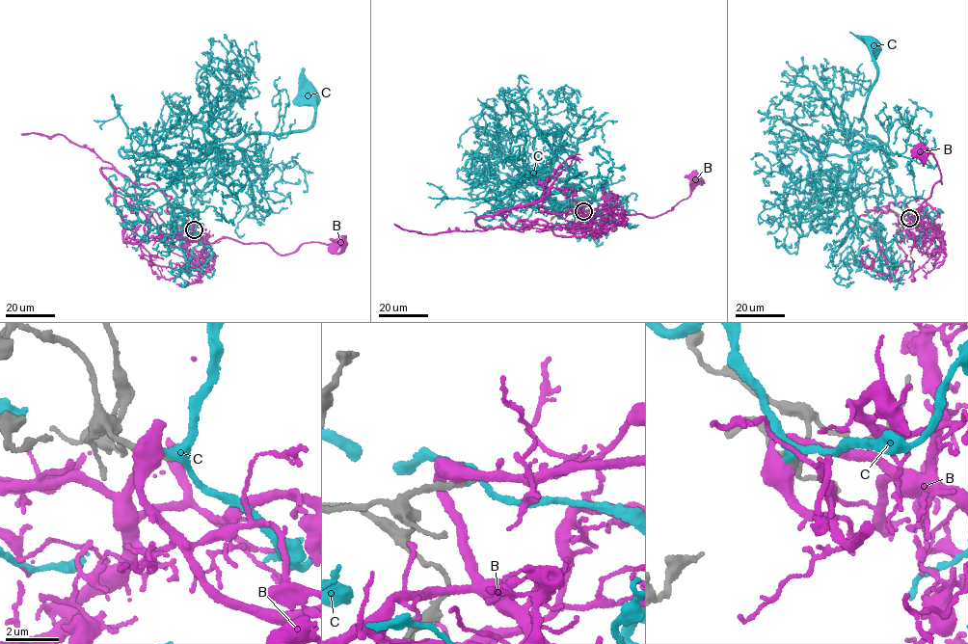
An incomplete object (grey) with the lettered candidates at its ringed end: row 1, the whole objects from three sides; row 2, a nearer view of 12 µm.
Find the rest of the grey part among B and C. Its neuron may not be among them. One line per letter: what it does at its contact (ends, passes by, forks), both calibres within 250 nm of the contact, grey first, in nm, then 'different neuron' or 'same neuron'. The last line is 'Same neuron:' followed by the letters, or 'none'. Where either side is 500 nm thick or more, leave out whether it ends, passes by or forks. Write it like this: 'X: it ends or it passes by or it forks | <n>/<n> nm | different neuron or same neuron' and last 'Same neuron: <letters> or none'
B: 320/550 nm | different neuron
C: it passes by | 280/180 nm | same neuron
Same neuron: C

